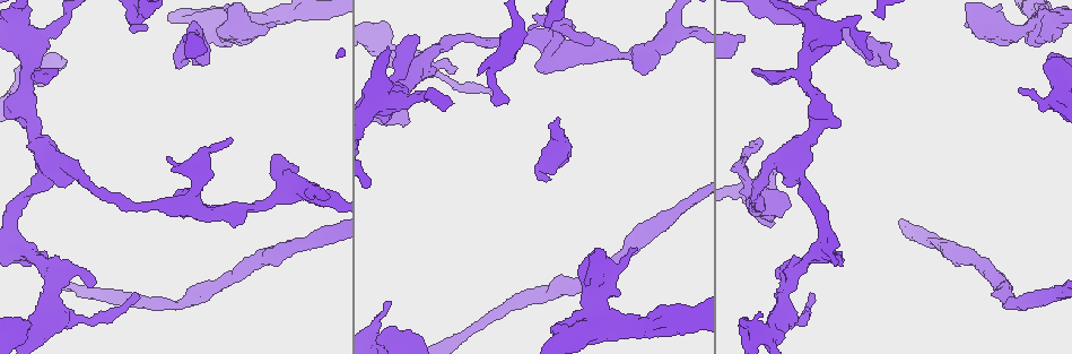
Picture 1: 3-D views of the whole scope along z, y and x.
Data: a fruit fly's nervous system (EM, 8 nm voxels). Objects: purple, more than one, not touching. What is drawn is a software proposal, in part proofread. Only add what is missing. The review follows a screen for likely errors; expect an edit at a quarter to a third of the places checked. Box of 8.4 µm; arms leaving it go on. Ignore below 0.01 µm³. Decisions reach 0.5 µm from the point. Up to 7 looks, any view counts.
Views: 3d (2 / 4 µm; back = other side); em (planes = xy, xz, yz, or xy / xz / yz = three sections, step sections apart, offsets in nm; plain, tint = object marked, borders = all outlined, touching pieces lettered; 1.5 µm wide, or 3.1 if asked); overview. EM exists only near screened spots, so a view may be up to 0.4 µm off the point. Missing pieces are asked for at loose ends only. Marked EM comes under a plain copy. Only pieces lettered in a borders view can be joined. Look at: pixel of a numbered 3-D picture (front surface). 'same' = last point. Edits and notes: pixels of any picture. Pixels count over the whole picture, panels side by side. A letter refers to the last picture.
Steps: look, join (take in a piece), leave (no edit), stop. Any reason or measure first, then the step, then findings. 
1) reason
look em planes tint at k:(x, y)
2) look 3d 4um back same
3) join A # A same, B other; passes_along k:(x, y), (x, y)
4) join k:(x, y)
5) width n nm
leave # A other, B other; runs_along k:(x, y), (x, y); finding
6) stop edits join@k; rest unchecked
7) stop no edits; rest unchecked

an open end
look em planes borders at 1:(636, 249)

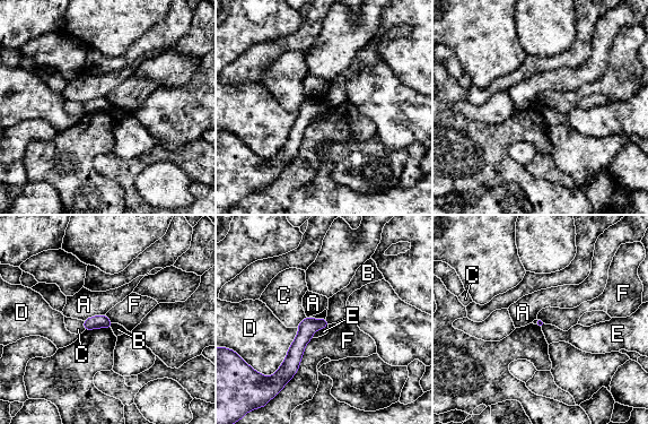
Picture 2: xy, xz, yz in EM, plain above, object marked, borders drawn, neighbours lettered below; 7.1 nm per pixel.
leave # A other, B other, C other, D other, E other, F other; border 2:(327, 325), (317, 329), (312, 337); none of them fits

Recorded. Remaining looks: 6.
branch stops here
look em xz step 8 tint at 1:(558, 118)

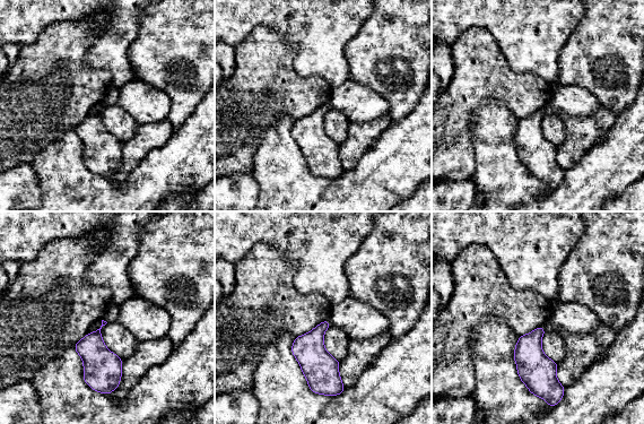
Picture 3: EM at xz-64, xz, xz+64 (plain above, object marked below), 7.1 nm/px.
look em xz step 8 borders same

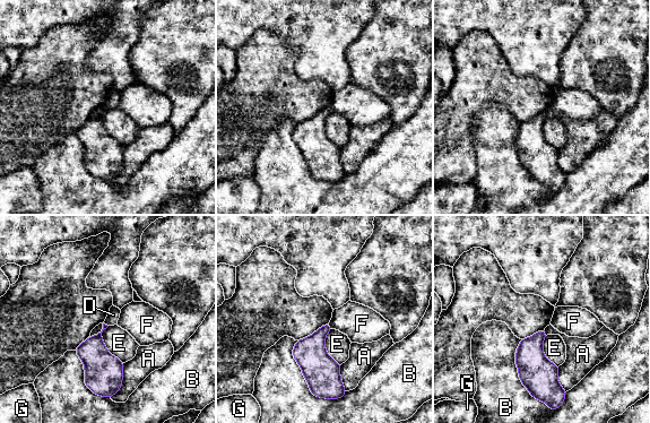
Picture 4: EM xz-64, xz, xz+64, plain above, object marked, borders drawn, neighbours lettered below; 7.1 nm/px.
leave # A other, B other, D other, E other, F other, G other; border 4:(104, 322), (107, 326); none of them fits

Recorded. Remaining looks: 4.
free end
look em xz step 8 tint at 1:(635, 69)

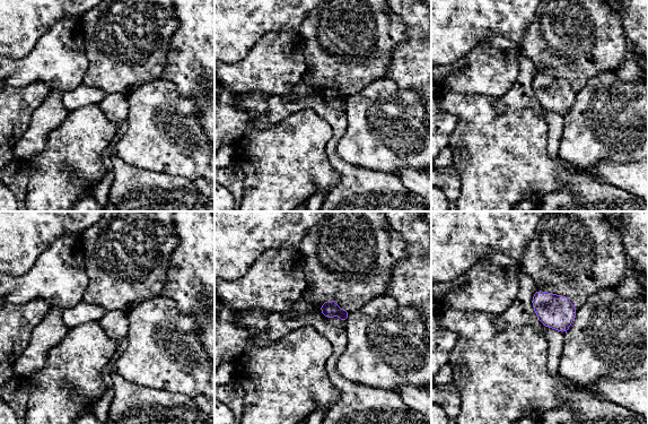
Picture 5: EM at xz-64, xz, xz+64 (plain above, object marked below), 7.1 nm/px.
another direction
look em planes borders same

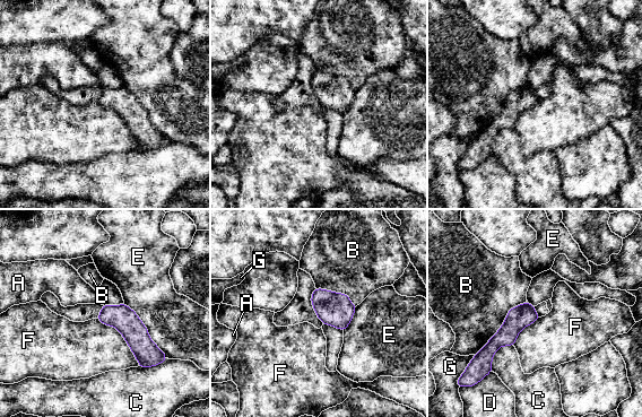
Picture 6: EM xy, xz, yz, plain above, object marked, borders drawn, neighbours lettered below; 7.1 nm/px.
width 160 nm
leave # A other, B other, C other, D other, E other, F other, G other; no lettered piece goes on from it

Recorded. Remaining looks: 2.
stop no edits; rest unchecked

